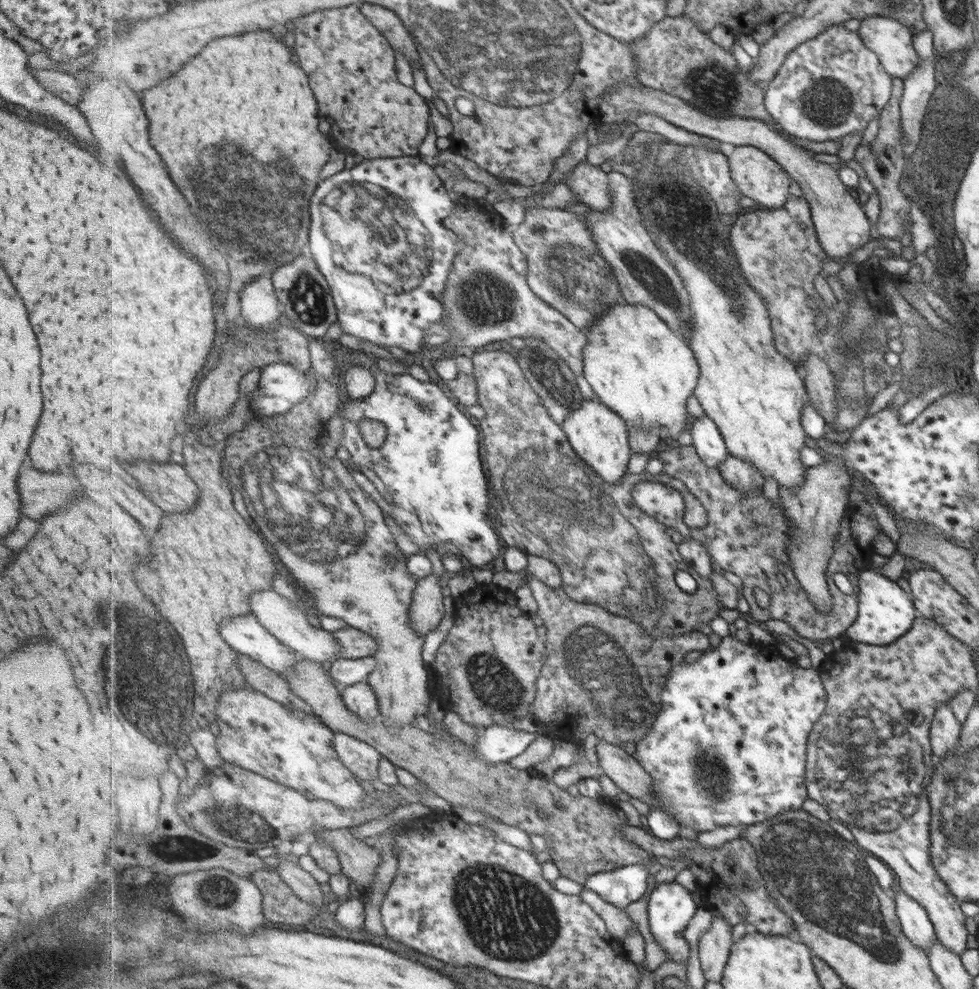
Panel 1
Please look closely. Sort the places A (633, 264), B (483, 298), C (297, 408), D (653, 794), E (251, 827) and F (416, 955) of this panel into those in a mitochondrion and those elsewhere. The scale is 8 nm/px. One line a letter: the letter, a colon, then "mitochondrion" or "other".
A: mitochondrion
B: mitochondrion
C: other
D: other
E: mitochondrion
F: other

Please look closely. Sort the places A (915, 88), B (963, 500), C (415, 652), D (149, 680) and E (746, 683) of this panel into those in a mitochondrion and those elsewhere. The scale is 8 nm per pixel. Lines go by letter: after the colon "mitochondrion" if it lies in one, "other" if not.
A: other
B: mitochondrion
C: other
D: mitochondrion
E: other

